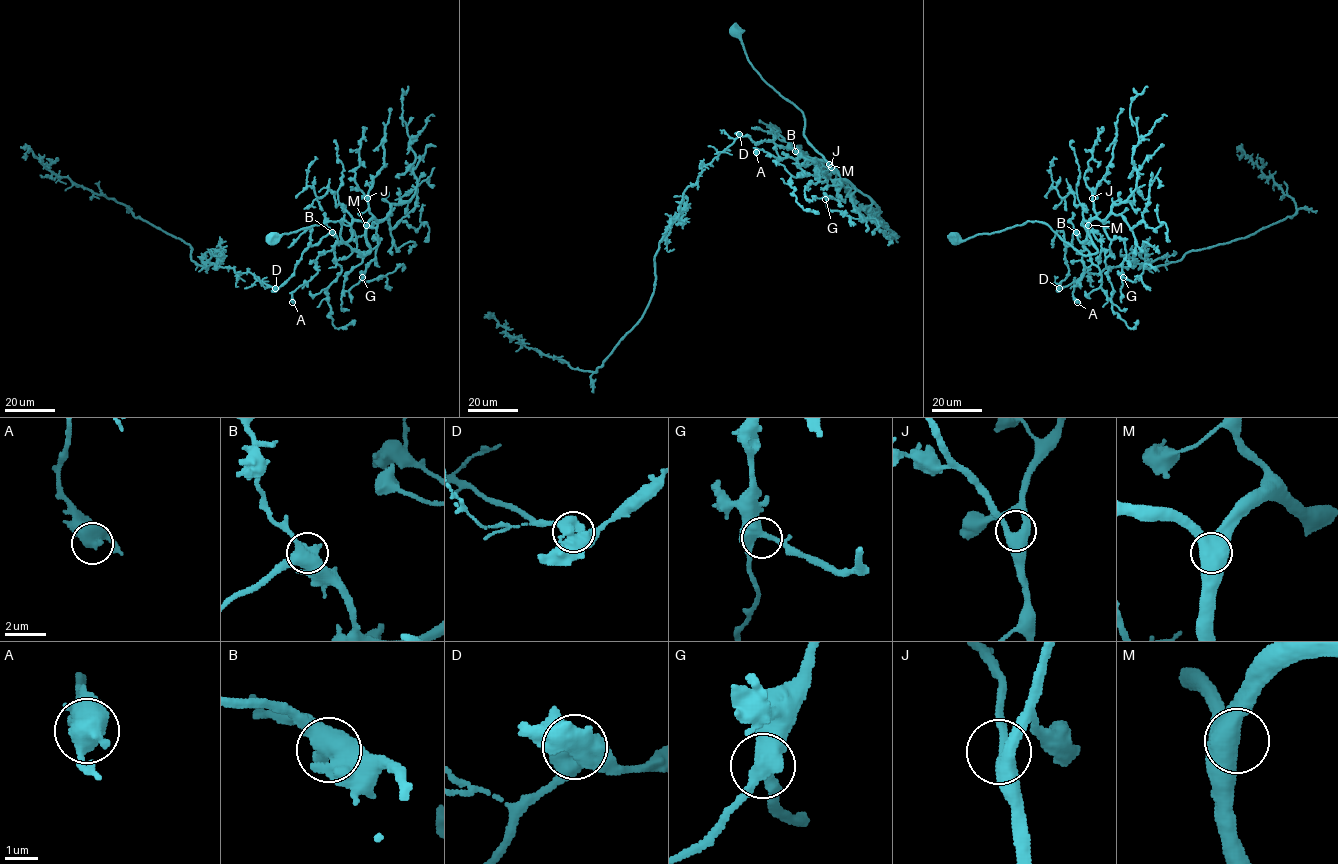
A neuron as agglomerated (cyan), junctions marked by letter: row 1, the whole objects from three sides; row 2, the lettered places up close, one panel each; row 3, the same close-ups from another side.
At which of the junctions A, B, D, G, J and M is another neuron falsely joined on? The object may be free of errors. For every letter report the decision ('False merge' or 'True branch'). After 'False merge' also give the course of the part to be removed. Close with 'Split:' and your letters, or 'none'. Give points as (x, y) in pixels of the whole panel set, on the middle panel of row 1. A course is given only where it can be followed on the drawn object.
A: True branch
B: True branch
D: False merge. Course of the part to remove: (739, 134), (683, 192), (678, 216), (655, 256), (649, 304), (595, 371), (572, 368), (526, 347), (488, 315)
G: True branch
J: True branch
M: True branch
Split: D

